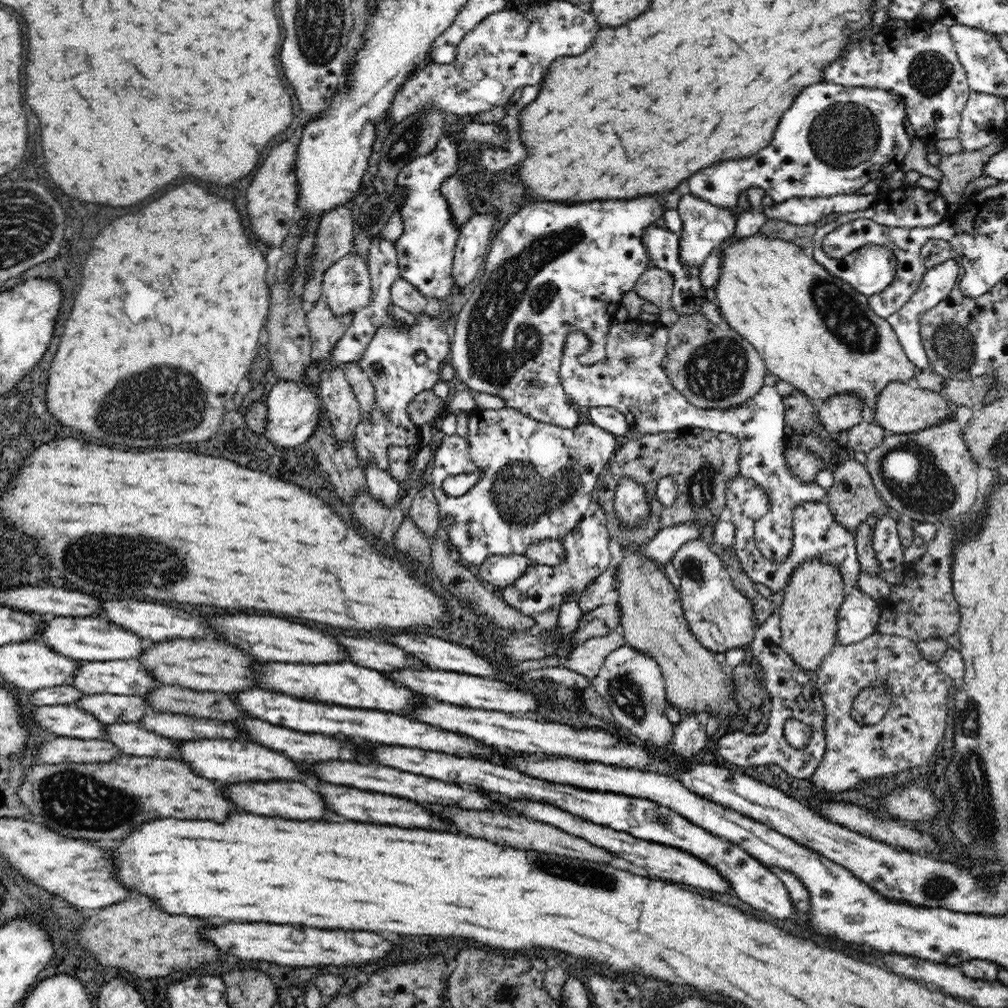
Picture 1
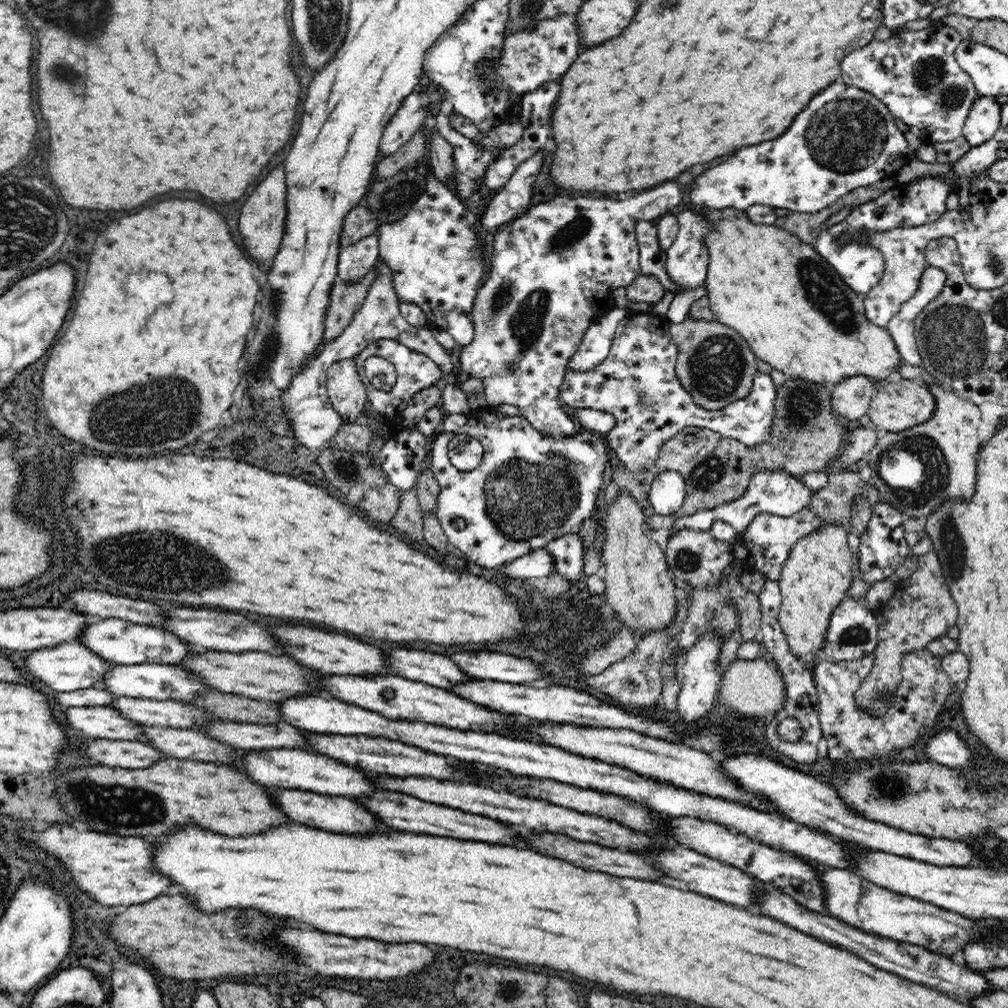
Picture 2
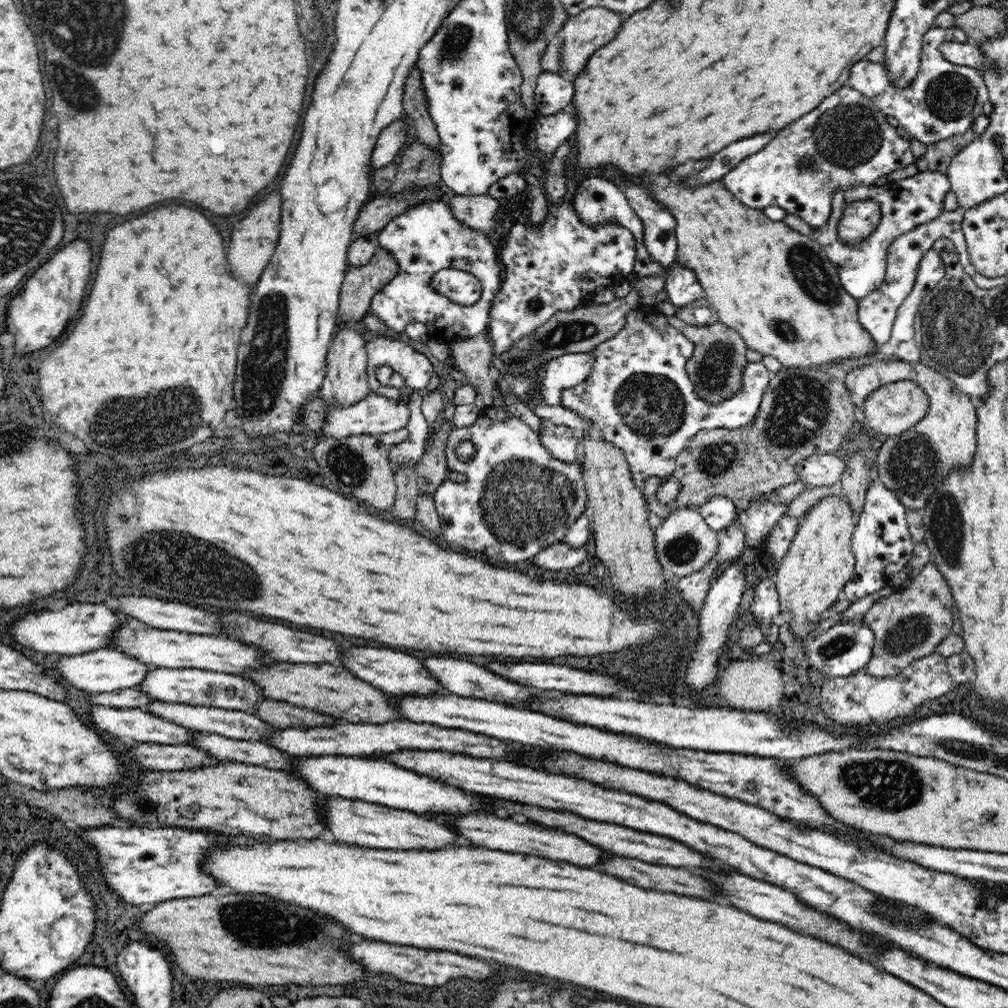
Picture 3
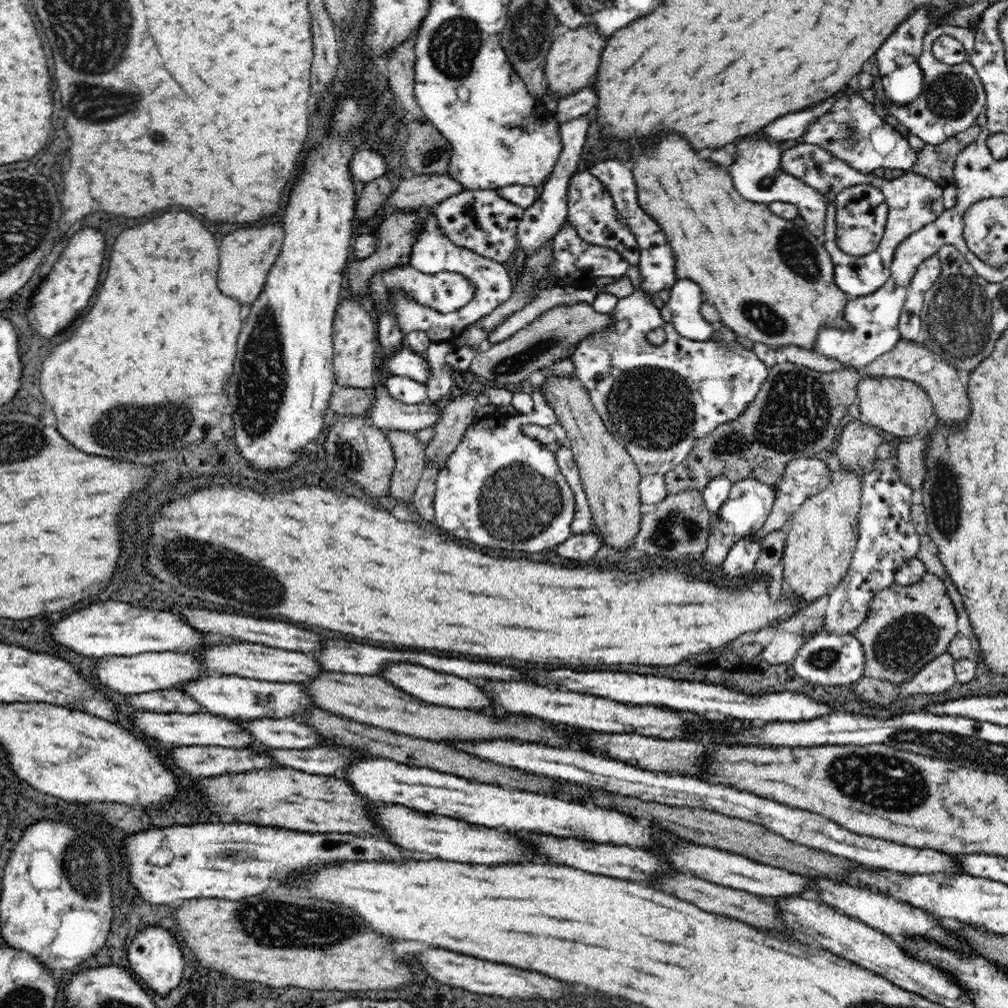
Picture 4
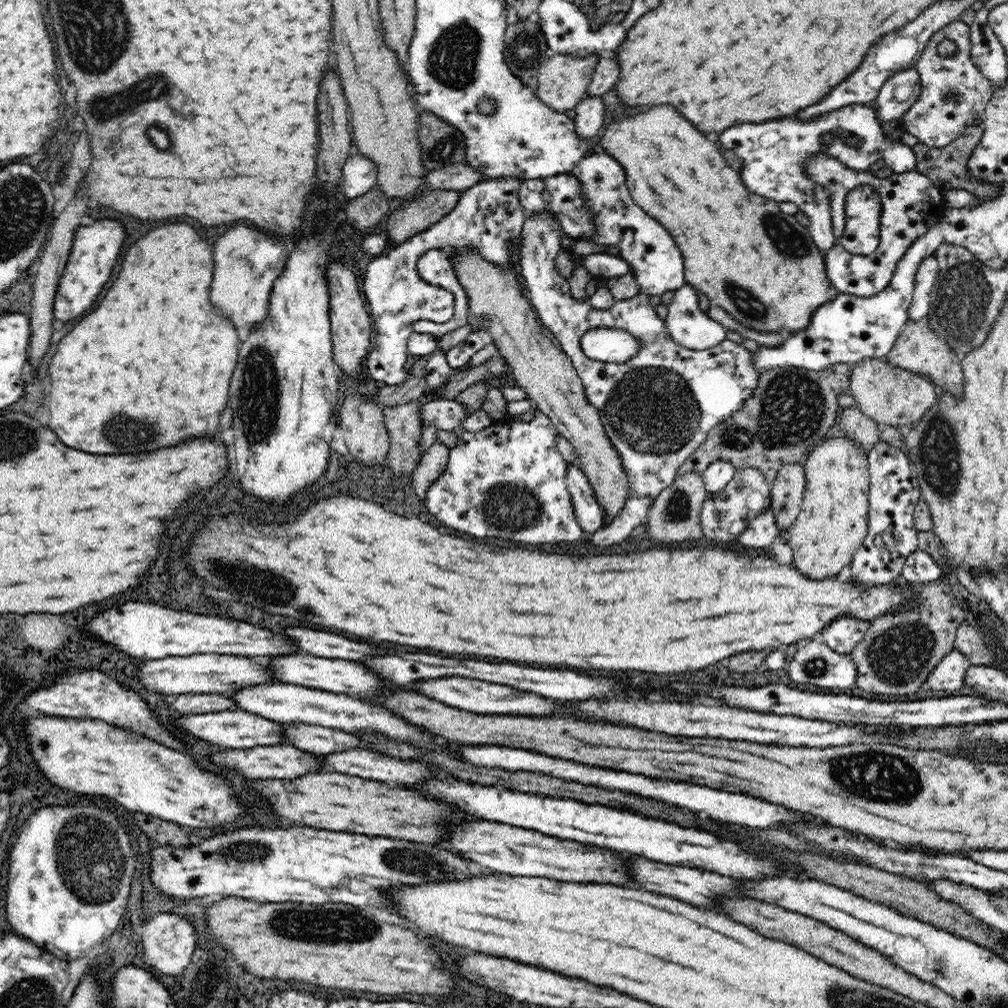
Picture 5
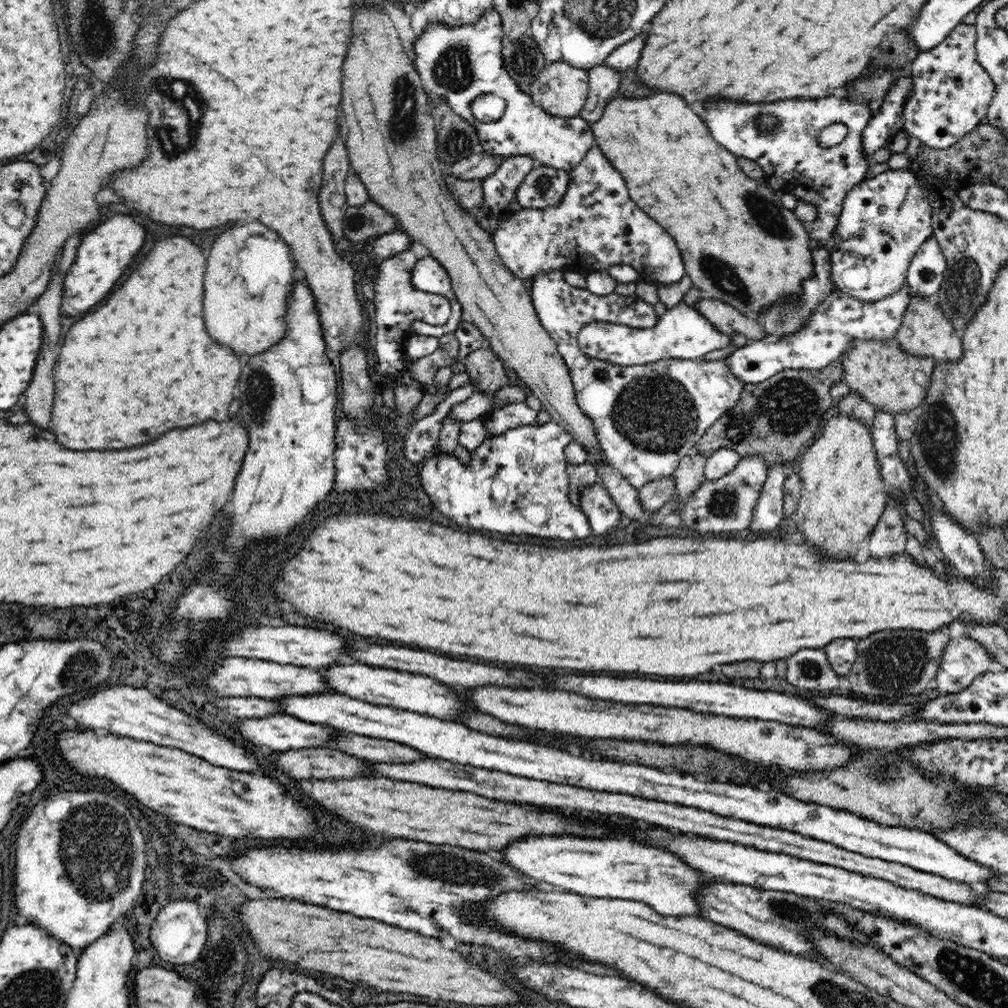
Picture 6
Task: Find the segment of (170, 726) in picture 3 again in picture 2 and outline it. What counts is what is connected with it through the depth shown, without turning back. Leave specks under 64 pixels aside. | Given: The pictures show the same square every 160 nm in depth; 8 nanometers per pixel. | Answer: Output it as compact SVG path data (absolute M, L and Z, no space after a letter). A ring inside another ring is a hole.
M74 706L66 708L64 714L68 726L72 726L74 730L80 730L84 736L90 736L93 739L144 741L146 738L144 726L124 717L122 713L112 707Z

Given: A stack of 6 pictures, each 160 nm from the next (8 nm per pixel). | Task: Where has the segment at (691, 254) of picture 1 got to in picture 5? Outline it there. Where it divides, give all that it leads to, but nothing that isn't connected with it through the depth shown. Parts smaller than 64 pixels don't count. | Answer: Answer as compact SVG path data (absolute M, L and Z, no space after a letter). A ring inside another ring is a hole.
M690 284L682 286L675 291L674 300L668 305L668 317L663 321L666 332L670 334L670 339L674 343L690 350L707 350L719 346L726 339L726 329L718 322L711 320L704 311L700 309L698 303L698 291L694 290Z

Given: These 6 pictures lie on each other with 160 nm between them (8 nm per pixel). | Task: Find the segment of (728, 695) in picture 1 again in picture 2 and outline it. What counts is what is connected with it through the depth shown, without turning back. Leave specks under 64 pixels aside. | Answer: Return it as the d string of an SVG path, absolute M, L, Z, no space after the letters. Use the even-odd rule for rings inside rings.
M620 493L613 501L605 504L606 523L602 526L603 544L602 563L606 567L604 578L606 602L612 604L615 614L620 616L624 626L634 631L638 628L645 630L659 631L671 626L674 615L677 613L677 599L674 596L675 584L673 578L668 574L668 563L664 552L652 539L652 529L648 526L646 515L640 507L640 503L630 493Z

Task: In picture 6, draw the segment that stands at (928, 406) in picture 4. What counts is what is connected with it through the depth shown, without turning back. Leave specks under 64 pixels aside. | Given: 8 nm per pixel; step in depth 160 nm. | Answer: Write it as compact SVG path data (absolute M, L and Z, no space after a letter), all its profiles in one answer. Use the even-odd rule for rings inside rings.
M850 340L850 348L840 357L843 368L843 382L860 397L870 402L876 412L884 410L893 416L900 412L919 411L925 399L933 368L934 359L913 356L905 352L894 340L875 342L874 340Z

